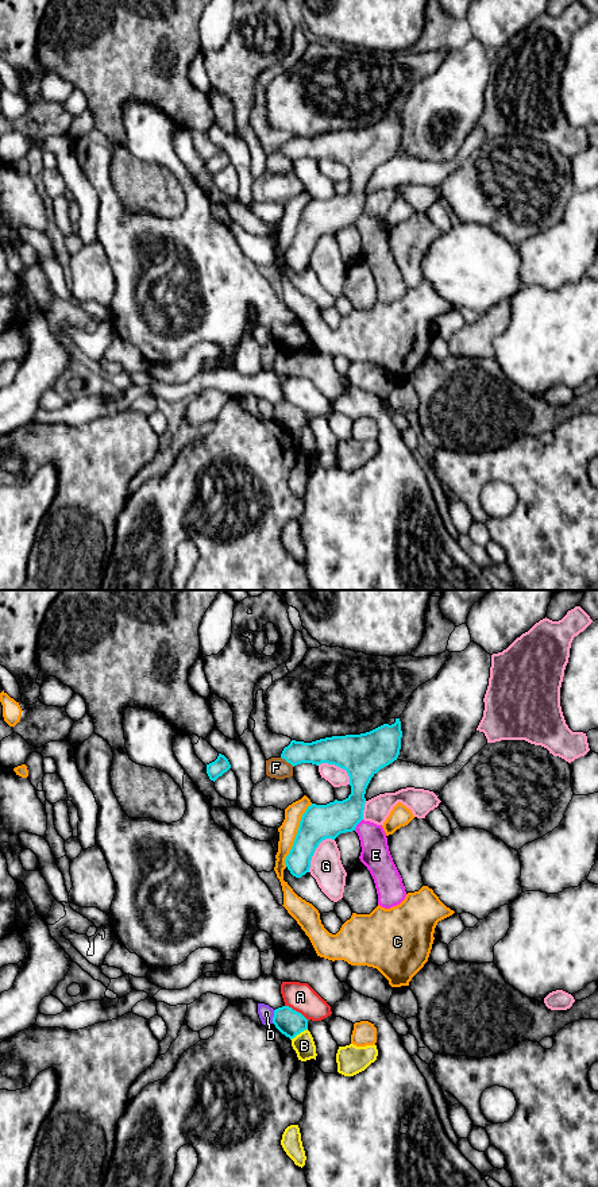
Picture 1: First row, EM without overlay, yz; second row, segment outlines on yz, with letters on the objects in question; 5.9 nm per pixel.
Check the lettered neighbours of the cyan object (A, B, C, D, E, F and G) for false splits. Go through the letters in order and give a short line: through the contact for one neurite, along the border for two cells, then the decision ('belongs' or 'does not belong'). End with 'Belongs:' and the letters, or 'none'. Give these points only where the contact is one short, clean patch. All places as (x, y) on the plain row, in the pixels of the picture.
A: does not belong
B: does not belong
C: does not belong
D: does not belong
E: yz (362, 214), (354, 224) | does not belong
F: does not belong
G: does not belong
Belongs: none

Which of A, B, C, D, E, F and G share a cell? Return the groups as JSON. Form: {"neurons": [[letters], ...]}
{"neurons": [["A"], ["B"], ["C"], ["D"], ["E", "F"], ["G"]]}

